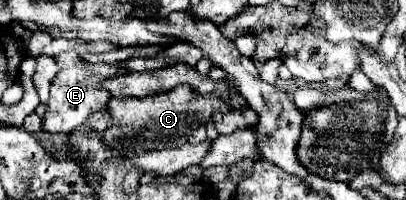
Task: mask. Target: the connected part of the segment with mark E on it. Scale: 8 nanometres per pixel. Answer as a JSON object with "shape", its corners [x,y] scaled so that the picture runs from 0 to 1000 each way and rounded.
{"shape":[[[187,325],[172,345],[148,355],[123,425],[123,495],[113,515],[113,575],[103,595],[108,665],[167,665],[197,635],[227,555],[246,555],[266,525],[271,465],[246,435],[246,375],[227,375],[212,325]]]}

